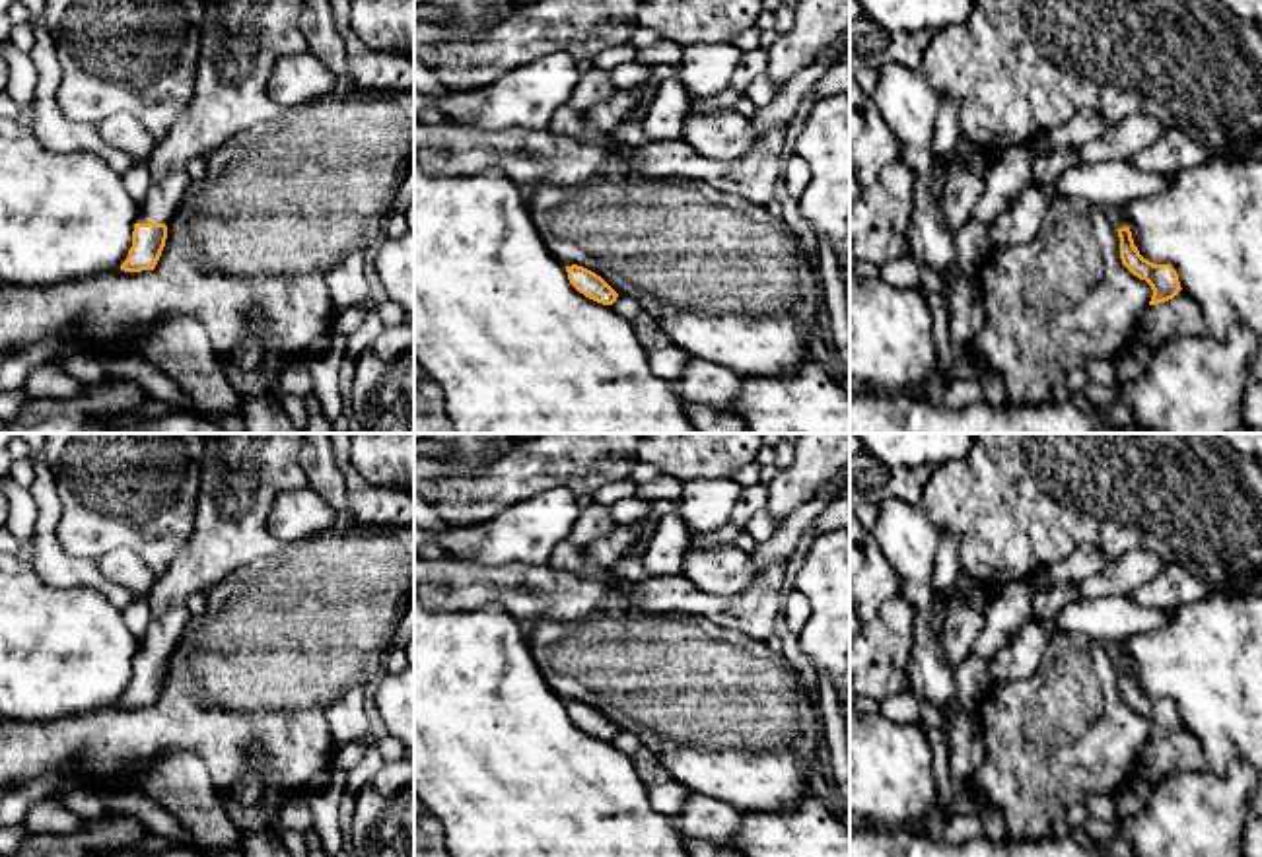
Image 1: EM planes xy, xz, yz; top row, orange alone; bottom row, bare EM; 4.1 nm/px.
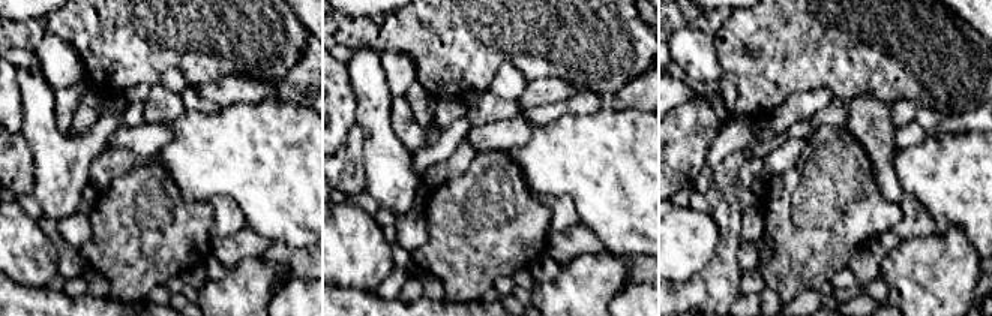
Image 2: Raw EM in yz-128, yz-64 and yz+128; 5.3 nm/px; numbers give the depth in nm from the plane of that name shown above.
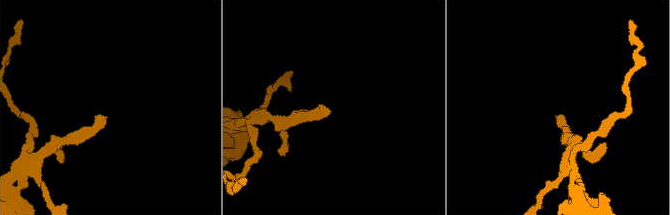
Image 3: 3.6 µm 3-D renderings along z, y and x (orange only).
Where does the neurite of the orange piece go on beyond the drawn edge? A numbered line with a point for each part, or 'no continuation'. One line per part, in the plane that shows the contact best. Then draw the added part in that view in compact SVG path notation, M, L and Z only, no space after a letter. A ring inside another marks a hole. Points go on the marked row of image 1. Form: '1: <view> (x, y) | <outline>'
1: xy (242, 41) | M202 0L204 19L198 41L198 72L194 95L165 138L158 140L144 161L150 189L140 204L136 223L169 223L181 206L189 181L187 165L193 157L210 157L231 138L264 120L278 119L284 109L268 95L268 78L284 54L307 51L299 29L303 0Z

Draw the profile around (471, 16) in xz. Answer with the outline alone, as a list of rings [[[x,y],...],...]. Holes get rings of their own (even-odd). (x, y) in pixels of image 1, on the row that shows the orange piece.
[[[424,0],[424,4],[455,14],[453,21],[430,23],[457,39],[478,39],[488,35],[486,19],[490,16],[504,16],[511,8],[511,0]]]

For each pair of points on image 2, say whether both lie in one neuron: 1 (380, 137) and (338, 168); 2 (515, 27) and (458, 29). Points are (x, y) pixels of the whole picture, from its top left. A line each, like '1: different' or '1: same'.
1: different
2: same

